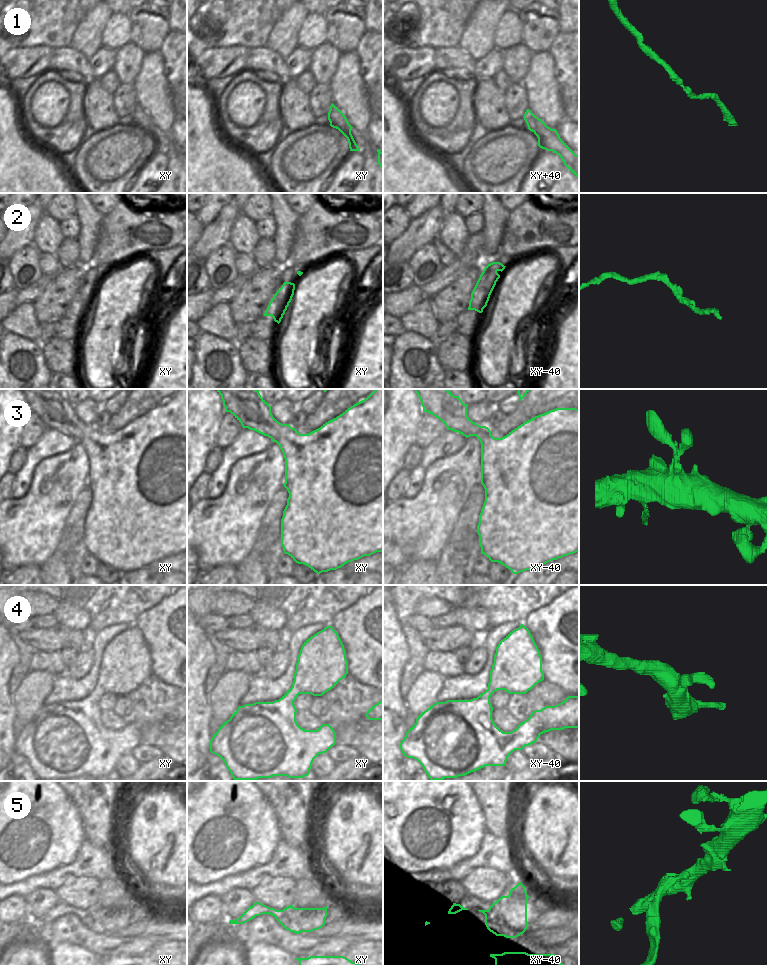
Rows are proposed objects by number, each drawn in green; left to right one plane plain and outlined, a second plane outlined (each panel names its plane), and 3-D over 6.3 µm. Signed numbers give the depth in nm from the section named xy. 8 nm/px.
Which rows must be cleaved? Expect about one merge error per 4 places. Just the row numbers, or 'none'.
5

